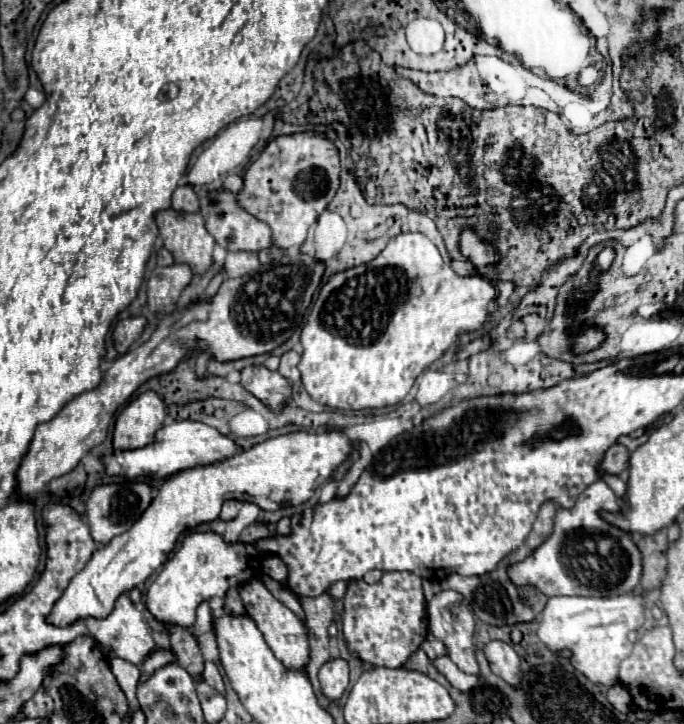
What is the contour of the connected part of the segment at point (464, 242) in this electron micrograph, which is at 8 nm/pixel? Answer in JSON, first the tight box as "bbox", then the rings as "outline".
{"bbox":[460,227,496,269],"outline":[[[466,227],[462,231],[462,235],[460,235],[460,251],[478,269],[482,269],[482,267],[486,267],[486,265],[490,265],[490,263],[496,261],[494,249],[488,243],[480,241],[478,235],[470,227]]]}

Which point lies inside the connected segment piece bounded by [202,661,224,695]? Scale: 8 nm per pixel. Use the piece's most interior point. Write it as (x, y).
(211, 675)

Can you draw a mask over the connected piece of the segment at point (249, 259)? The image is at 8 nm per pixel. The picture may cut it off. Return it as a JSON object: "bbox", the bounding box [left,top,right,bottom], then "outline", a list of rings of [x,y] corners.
{"bbox":[224,251,260,277],"outline":[[[232,251],[226,255],[226,263],[224,263],[224,271],[228,277],[242,277],[258,267],[260,267],[258,253],[252,251]]]}

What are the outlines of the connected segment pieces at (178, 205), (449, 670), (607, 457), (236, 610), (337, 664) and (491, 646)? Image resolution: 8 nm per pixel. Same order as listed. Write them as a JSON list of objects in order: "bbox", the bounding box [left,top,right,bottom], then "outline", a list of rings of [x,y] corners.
[{"bbox":[172,185,198,213],"outline":[[[182,185],[172,195],[172,209],[184,213],[198,213],[198,197],[190,185]]]},{"bbox":[432,655,478,691],"outline":[[[442,655],[442,657],[436,657],[432,659],[432,665],[460,691],[470,691],[478,685],[478,675],[468,675],[468,673],[462,673],[452,661],[448,655]]]},{"bbox":[598,445,628,477],"outline":[[[612,445],[606,453],[604,453],[604,459],[600,461],[598,465],[598,473],[600,477],[604,473],[610,473],[610,475],[620,475],[628,469],[628,451],[624,445]]]},{"bbox":[224,589,246,615],"outline":[[[230,589],[230,591],[228,591],[228,595],[226,595],[226,599],[224,599],[224,605],[226,605],[226,609],[232,611],[234,615],[246,613],[246,611],[244,611],[244,605],[242,605],[242,599],[240,599],[240,595],[238,595],[238,589]]]},{"bbox":[318,659,348,701],"outline":[[[330,659],[318,671],[320,687],[326,699],[336,701],[348,687],[348,663],[344,659]]]},{"bbox":[482,641,520,685],"outline":[[[488,641],[484,647],[482,647],[488,663],[490,663],[490,669],[502,677],[504,681],[508,681],[510,685],[518,685],[520,683],[520,659],[514,651],[512,645],[504,643],[504,641]]]}]

